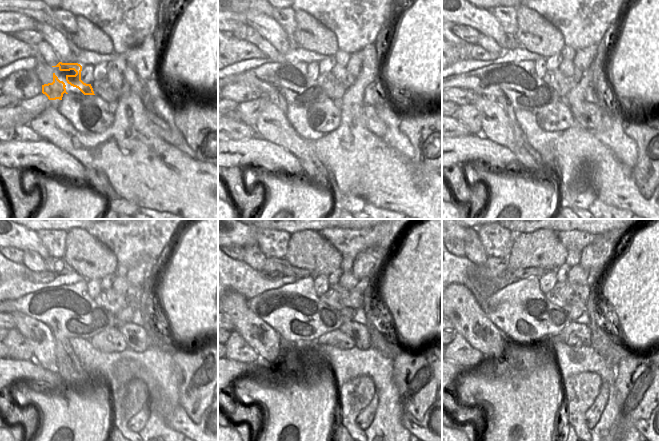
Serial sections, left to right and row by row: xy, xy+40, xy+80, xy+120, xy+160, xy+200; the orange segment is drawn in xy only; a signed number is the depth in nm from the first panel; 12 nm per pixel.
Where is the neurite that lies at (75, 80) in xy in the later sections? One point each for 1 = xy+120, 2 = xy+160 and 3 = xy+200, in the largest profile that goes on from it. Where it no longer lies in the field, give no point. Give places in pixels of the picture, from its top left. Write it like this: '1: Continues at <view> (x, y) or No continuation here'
1: Continues at xy+120 (100, 319)
2: Continues at xy+160 (326, 319)
3: Continues at xy+200 (552, 319).

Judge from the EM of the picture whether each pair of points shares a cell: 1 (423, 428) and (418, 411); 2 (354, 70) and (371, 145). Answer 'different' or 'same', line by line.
1: different
2: different

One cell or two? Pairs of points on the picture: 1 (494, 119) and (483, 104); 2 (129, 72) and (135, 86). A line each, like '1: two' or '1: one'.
1: one
2: one

